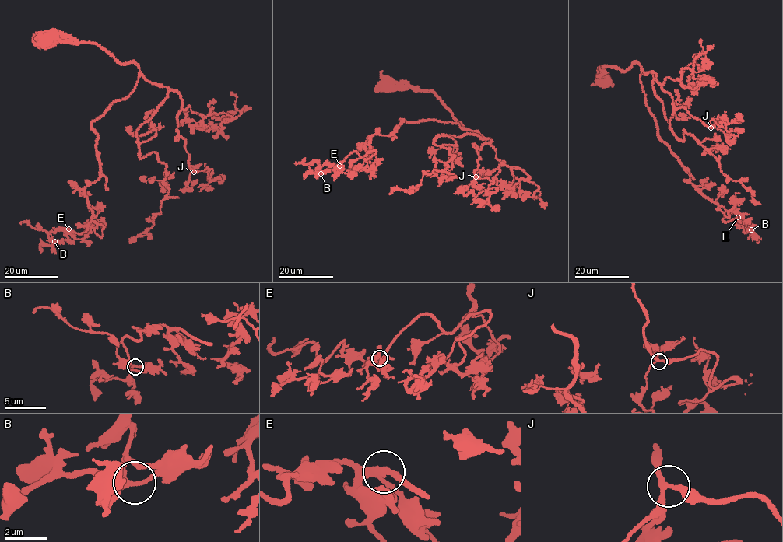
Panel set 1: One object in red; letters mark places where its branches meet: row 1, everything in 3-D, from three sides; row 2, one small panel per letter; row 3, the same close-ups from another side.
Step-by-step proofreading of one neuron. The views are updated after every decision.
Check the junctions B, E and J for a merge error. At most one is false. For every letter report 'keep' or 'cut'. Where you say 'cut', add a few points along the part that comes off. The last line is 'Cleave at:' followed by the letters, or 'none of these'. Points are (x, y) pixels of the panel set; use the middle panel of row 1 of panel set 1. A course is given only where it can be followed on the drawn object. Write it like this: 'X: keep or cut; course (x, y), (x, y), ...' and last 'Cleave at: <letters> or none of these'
B: keep
E: keep
J: keep
Cleave at: none of these

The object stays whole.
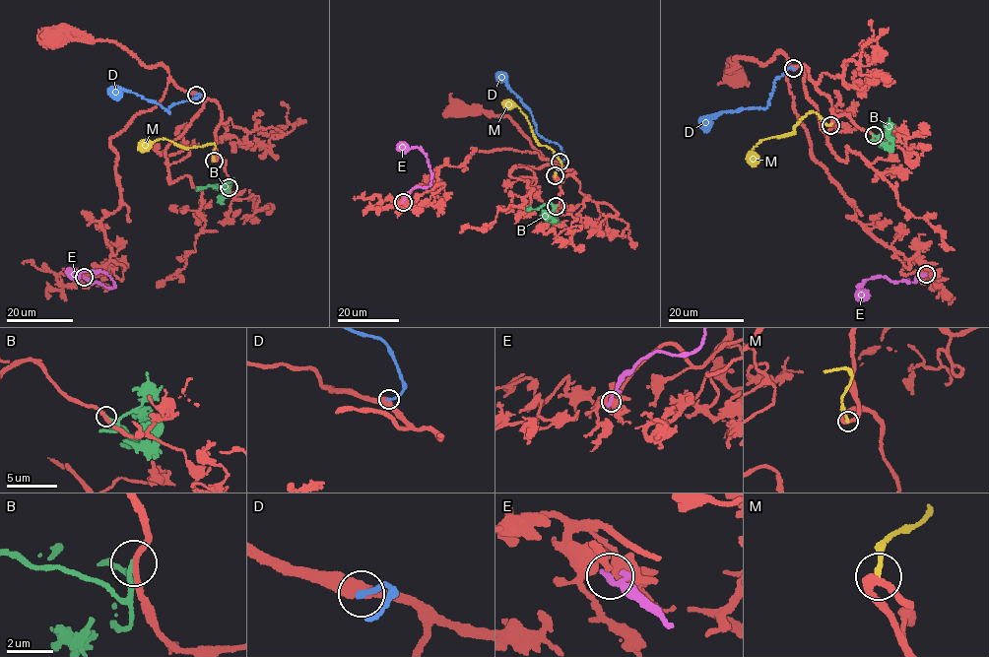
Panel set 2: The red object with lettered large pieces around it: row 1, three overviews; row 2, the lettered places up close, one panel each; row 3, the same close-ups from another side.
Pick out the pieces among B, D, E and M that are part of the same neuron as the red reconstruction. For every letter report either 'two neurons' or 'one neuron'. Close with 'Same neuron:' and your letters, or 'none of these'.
B: one neuron
D: two neurons
E: two neurons
M: two neurons
Same neuron: B

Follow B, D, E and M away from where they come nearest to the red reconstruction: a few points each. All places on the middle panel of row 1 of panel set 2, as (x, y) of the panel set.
B: (556, 206), (554, 208), (549, 203), (538, 208), (526, 208)
D: (560, 162), (564, 158), (560, 147), (536, 132), (529, 108), (509, 88), (503, 74), (497, 72)
E: (403, 202), (410, 191), (428, 187), (431, 174), (427, 156), (417, 147), (396, 149)
M: (555, 175), (561, 162), (549, 148), (538, 143), (526, 116), (517, 106), (501, 102)

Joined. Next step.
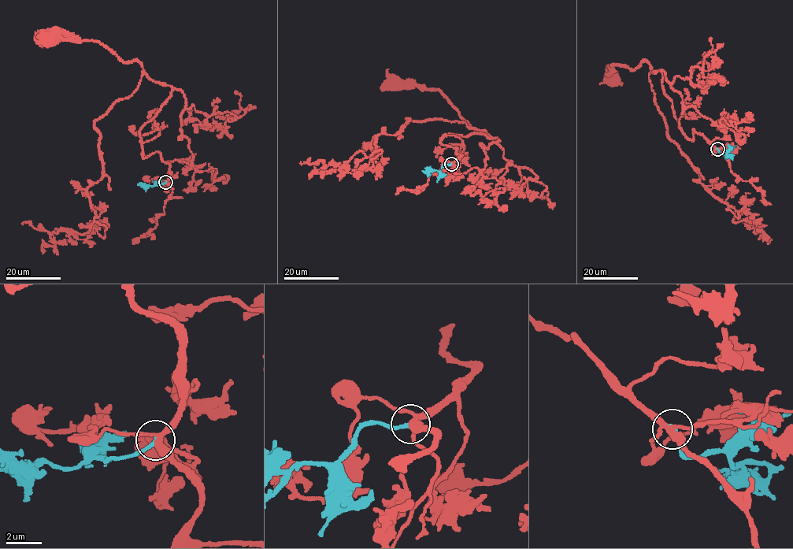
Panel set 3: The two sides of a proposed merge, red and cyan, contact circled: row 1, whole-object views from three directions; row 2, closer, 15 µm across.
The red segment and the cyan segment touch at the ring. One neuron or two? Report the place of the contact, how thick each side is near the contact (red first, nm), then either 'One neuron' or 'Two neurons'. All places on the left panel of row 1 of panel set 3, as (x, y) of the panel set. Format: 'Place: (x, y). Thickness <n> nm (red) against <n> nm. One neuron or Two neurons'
Place: (165, 182). Thickness 320 nm (red) against 240 nm. One neuron

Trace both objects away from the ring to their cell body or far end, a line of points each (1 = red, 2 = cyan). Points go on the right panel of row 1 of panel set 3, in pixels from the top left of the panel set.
1: (717, 149), (693, 129), (693, 139), (681, 130), (660, 71), (645, 61), (631, 69), (612, 64), (613, 81)
2: (717, 149), (720, 153), (725, 153), (729, 156)

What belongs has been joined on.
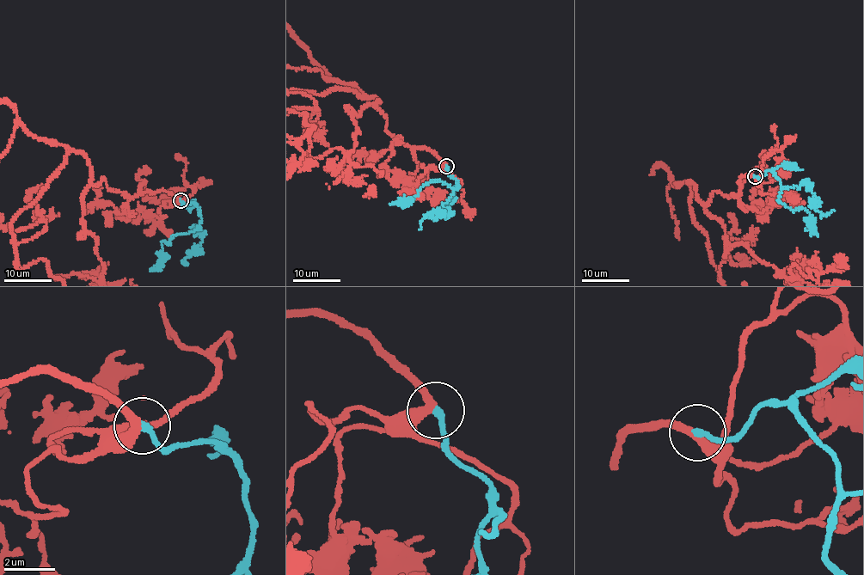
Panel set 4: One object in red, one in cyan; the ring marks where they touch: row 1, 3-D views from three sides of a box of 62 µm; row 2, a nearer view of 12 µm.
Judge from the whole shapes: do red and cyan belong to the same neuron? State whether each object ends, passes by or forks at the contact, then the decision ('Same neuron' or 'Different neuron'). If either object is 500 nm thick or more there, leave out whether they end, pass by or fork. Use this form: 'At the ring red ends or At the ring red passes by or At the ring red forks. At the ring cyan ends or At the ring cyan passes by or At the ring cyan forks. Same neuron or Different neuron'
At the ring red passes by. At the ring cyan ends. Same neuron

